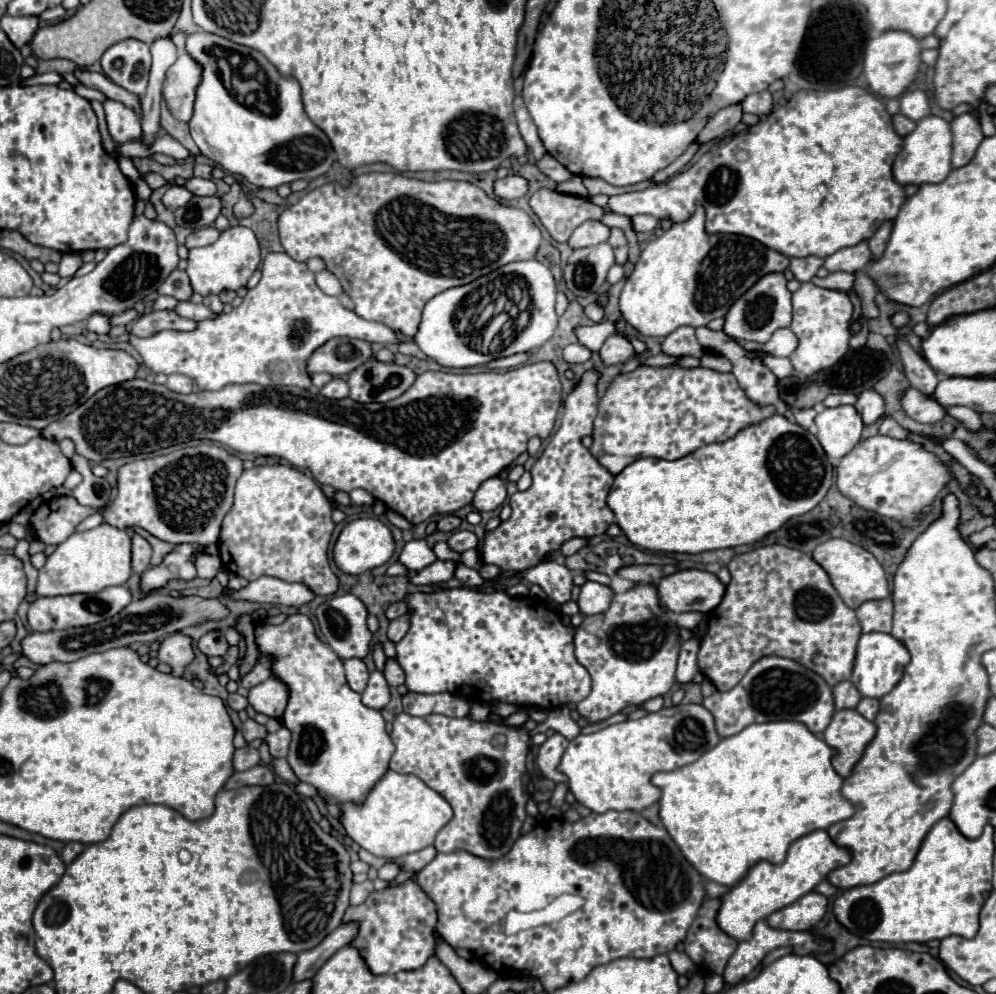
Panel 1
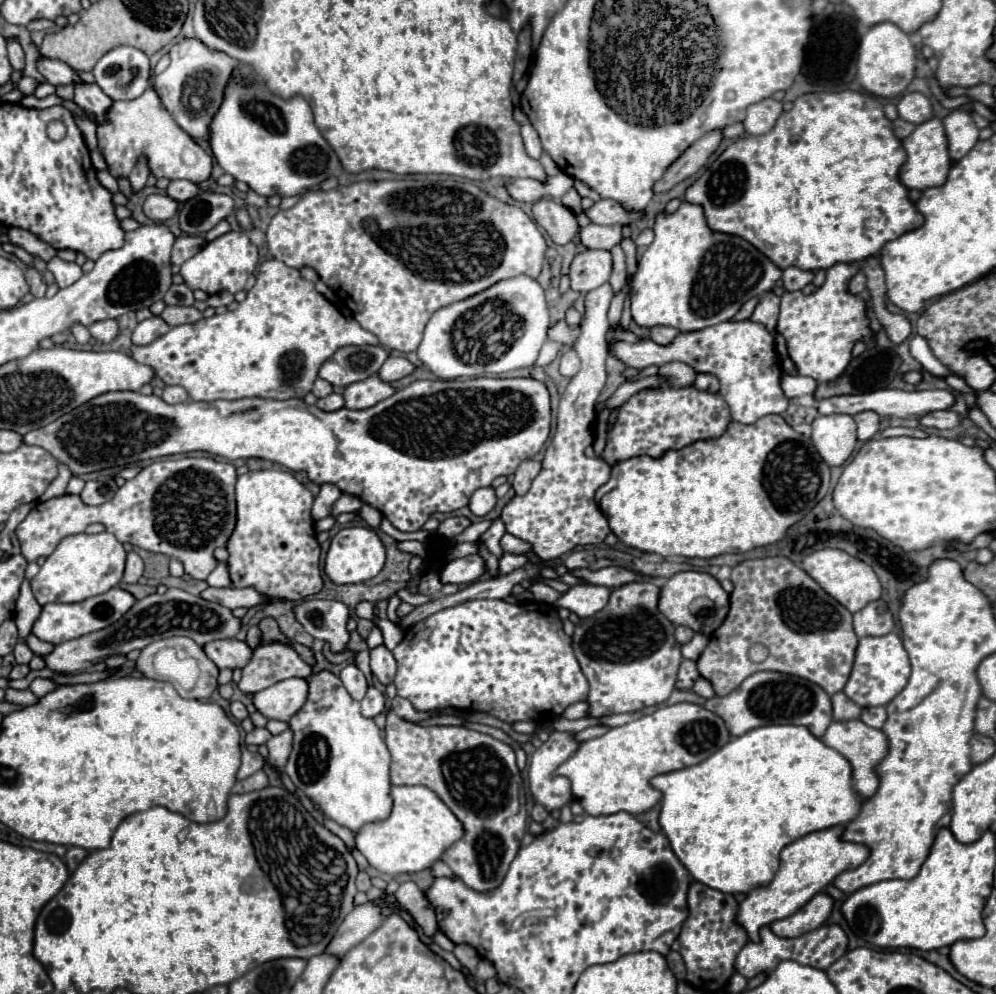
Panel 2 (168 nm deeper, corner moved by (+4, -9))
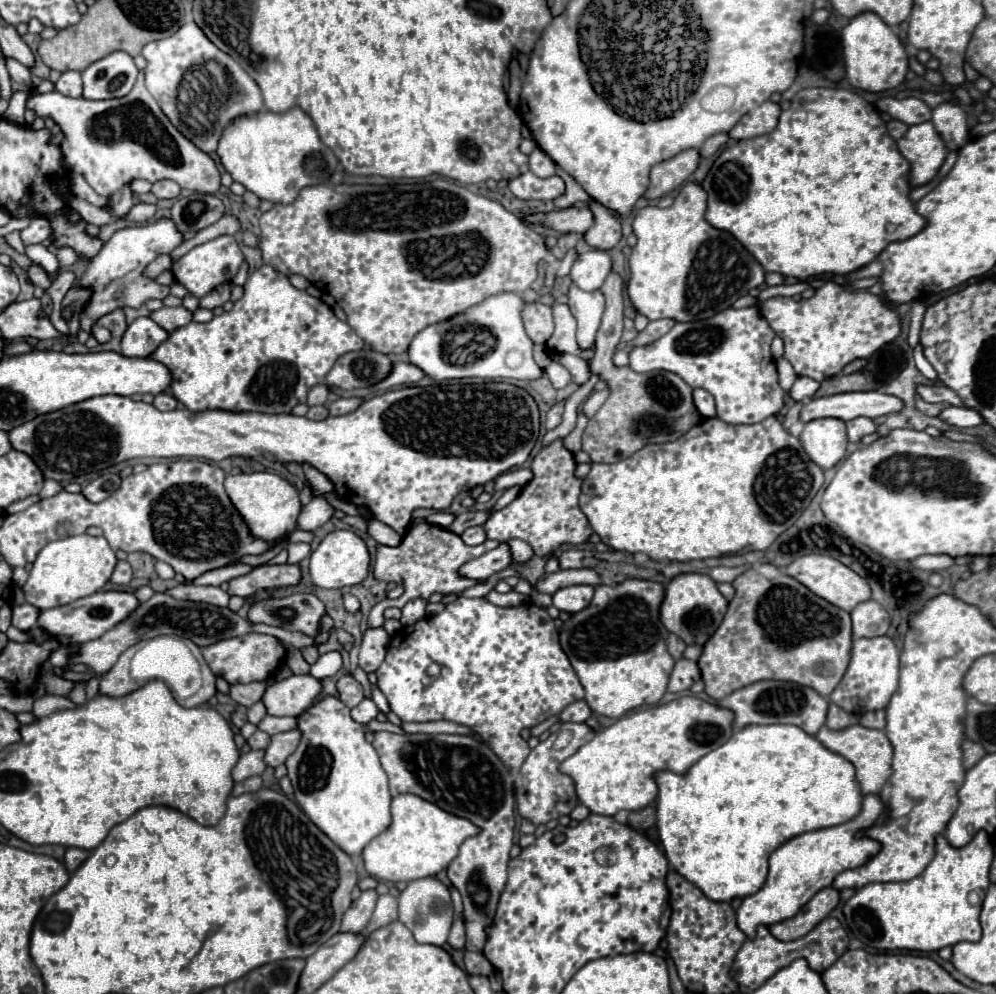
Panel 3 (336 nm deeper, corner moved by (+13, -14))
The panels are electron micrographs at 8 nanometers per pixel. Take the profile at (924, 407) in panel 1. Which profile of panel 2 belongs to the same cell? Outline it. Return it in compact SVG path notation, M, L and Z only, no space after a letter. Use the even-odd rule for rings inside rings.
M934 411L926 417L920 417L920 425L924 427L936 427L936 429L952 429L960 423L960 417L954 411Z

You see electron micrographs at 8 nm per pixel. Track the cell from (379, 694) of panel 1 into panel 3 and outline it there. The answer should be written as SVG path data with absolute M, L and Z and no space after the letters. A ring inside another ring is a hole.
M365 698L355 708L351 708L351 718L357 720L357 722L361 722L361 724L371 722L377 714L379 714L379 708L375 706L375 702L371 698Z

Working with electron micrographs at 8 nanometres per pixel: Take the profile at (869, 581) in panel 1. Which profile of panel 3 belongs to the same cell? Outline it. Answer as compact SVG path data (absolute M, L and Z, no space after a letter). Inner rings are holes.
M807 554L805 558L797 558L785 568L785 572L791 578L797 578L809 590L813 590L813 594L825 598L827 602L831 602L847 612L851 612L859 602L865 602L871 598L871 590L869 590L869 584L865 582L865 578L861 578L859 574L853 574L853 570L849 570L845 564L837 562L835 558L829 558L823 554Z

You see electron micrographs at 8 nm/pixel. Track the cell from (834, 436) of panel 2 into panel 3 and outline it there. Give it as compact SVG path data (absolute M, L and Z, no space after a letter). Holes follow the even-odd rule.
M819 418L807 422L799 438L809 458L823 470L833 468L847 450L845 422L839 418Z

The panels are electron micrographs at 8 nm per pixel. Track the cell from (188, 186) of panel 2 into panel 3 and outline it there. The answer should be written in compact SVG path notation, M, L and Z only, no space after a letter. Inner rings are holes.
M161 180L161 182L155 182L151 192L157 196L157 198L177 198L181 188L173 182L173 180Z

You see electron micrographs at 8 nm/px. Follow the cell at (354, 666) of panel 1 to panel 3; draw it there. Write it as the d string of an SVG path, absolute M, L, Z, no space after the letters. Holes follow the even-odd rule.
M351 674L343 676L343 678L337 682L337 688L339 688L339 698L341 698L341 702L343 702L345 706L349 706L349 708L357 706L357 704L365 698L361 684L359 684Z

